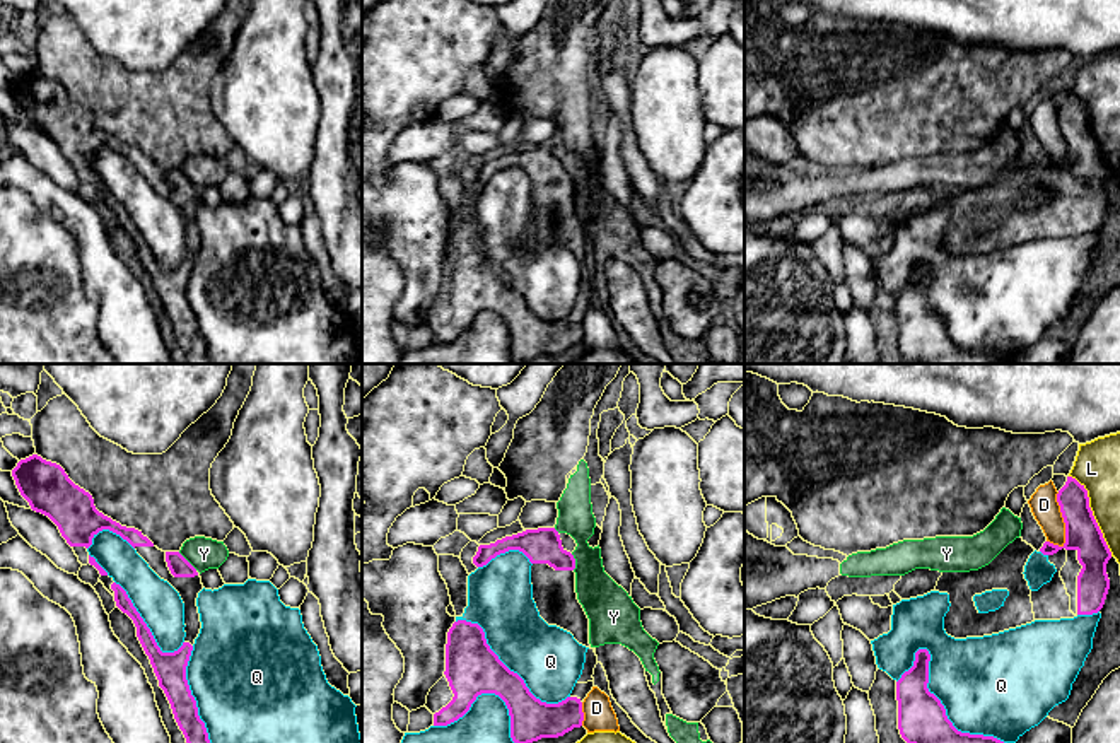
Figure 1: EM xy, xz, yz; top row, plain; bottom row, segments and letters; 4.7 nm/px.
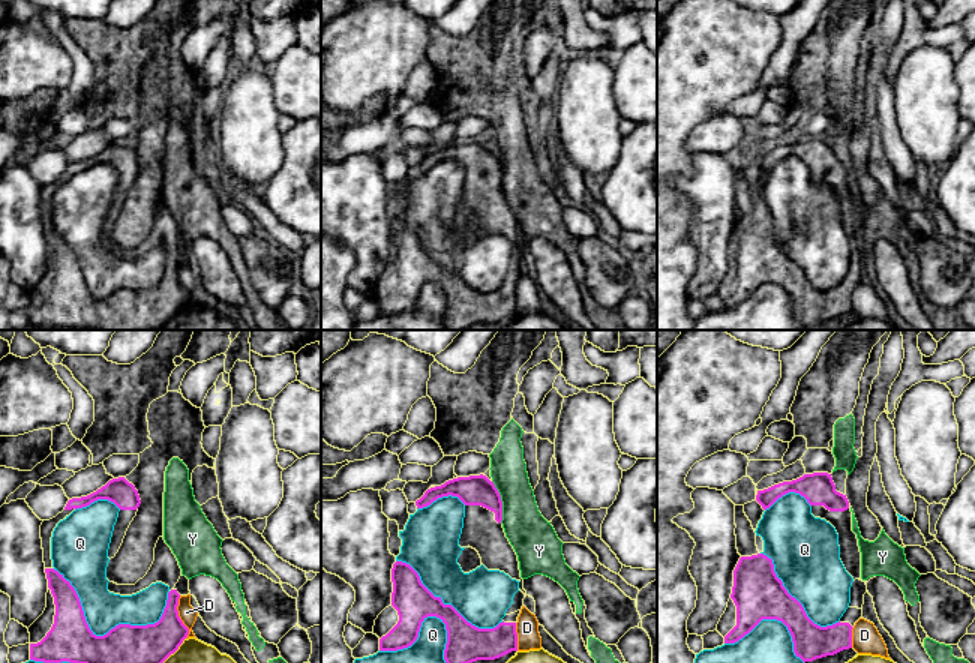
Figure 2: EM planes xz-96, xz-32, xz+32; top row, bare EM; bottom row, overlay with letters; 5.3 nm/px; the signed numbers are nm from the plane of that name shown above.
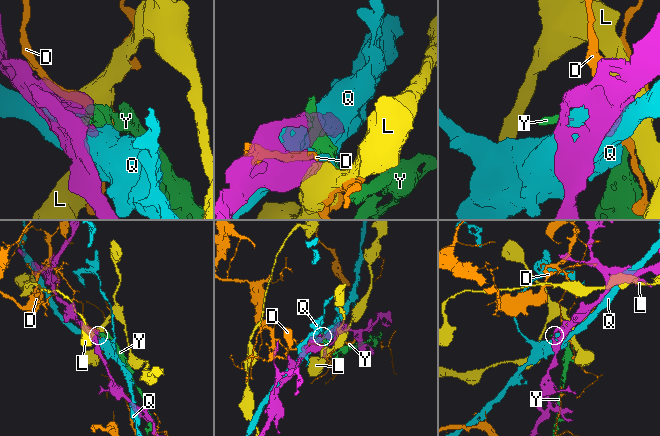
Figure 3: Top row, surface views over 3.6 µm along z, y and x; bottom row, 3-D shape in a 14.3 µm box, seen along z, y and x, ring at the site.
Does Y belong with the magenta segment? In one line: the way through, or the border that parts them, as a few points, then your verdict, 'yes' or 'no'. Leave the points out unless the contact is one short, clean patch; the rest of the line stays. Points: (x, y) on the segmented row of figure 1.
border along xy (178, 552), (197, 569); no

